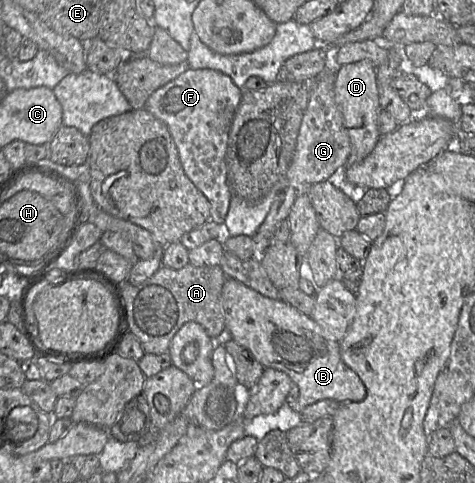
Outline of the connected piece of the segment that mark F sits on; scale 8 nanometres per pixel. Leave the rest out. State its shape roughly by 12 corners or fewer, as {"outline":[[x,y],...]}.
{"outline":[[189,68],[143,108],[168,127],[186,176],[224,223],[225,155],[243,91]]}

